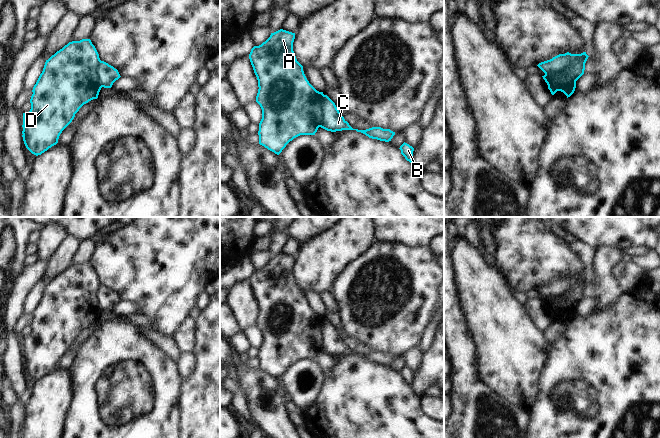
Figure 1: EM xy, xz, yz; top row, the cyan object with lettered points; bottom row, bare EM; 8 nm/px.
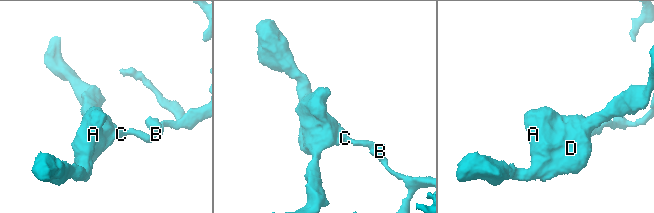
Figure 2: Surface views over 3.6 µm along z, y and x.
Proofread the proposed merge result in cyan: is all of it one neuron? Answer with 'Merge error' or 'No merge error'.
Merge error

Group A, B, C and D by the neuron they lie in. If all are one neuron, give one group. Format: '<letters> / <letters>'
A D / B C

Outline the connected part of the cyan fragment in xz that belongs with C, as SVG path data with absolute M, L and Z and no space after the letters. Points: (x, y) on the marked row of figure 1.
M324 95L321 102L321 122L320 127L331 132L342 130L356 130L372 139L389 142L395 135L395 132L390 129L383 129L381 127L372 127L366 130L353 129L349 123L344 119L335 103Z

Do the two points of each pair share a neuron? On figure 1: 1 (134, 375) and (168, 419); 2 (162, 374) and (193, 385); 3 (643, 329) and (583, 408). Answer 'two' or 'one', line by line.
1: one
2: two
3: one

